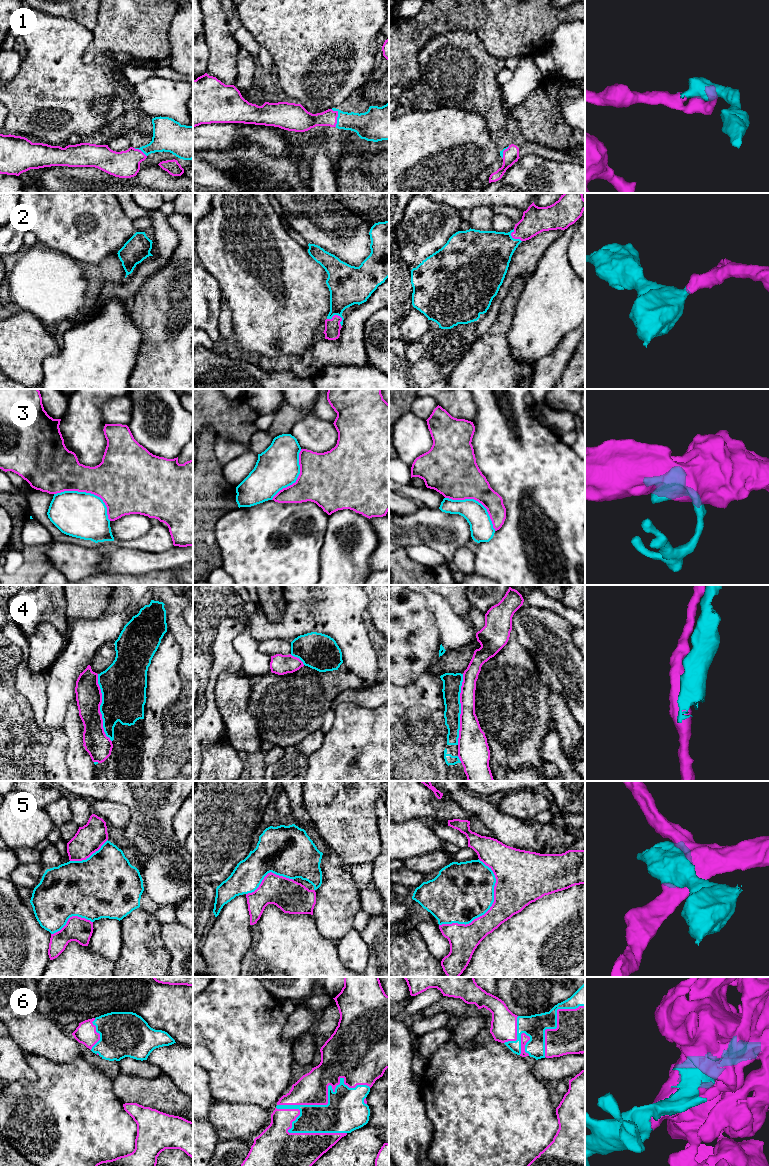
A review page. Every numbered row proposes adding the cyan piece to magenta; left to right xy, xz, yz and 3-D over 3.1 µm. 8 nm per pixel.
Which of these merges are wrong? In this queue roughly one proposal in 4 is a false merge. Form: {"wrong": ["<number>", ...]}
{"wrong": ["3", "4", "5"]}

